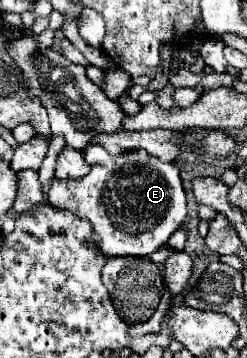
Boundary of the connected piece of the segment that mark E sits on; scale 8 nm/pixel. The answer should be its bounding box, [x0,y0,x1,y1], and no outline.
[47,144,187,258]

